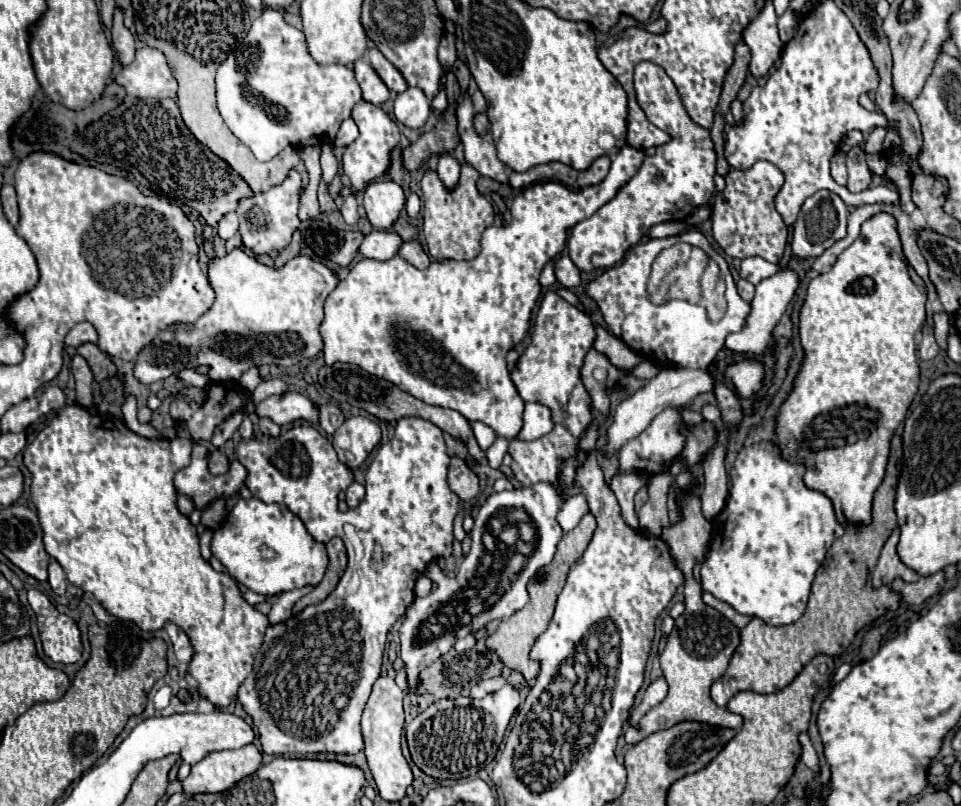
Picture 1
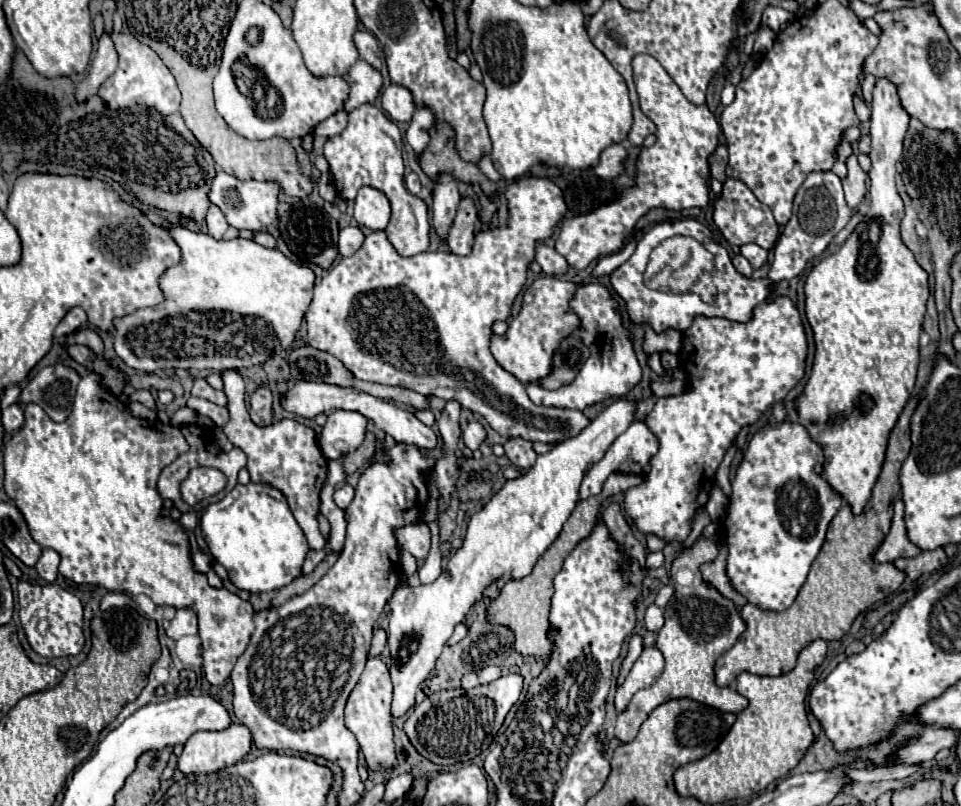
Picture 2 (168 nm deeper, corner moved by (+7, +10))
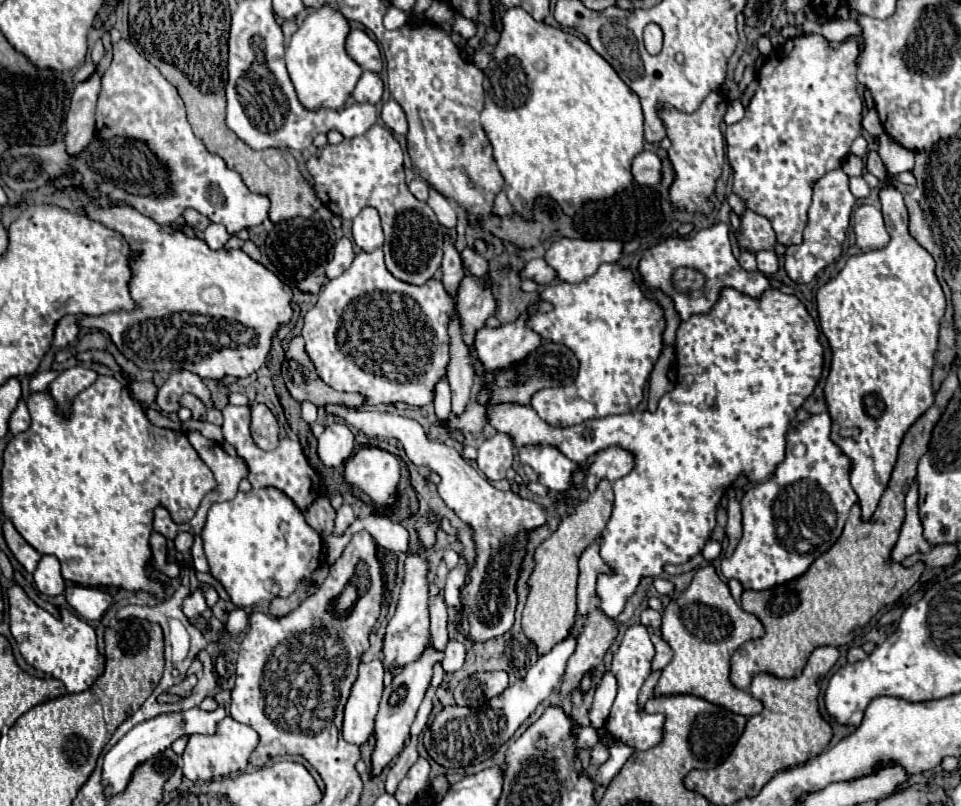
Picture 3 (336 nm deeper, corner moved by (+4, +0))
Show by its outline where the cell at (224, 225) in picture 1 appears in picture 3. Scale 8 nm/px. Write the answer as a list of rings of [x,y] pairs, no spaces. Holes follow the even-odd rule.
[[[212,223],[212,225],[204,231],[204,241],[208,243],[210,249],[222,249],[228,239],[230,239],[230,235],[228,235],[228,231],[226,231],[224,225]]]

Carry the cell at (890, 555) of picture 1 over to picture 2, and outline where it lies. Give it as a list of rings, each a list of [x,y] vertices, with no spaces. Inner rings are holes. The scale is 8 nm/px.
[[[897,499],[893,505],[893,523],[891,529],[885,537],[885,541],[881,543],[881,547],[875,553],[875,561],[877,563],[893,563],[899,557],[917,557],[921,553],[921,549],[917,549],[917,545],[913,545],[907,537],[905,537],[905,523],[903,523],[903,501]]]

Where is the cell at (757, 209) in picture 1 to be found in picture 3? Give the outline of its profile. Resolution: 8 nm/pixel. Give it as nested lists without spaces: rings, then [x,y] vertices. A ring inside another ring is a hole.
[[[748,209],[740,221],[742,221],[742,227],[740,231],[736,231],[736,237],[744,249],[754,253],[762,249],[774,249],[776,233],[772,231],[772,225],[768,223],[768,219]]]

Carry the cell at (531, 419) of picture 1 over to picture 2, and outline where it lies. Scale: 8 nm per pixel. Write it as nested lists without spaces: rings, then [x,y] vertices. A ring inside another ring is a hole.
[[[581,285],[575,293],[575,299],[569,303],[571,311],[581,317],[581,339],[591,345],[591,357],[577,373],[575,381],[563,385],[559,391],[547,391],[537,383],[529,383],[525,387],[529,399],[535,405],[543,407],[575,407],[585,409],[603,399],[619,399],[625,397],[641,379],[641,367],[627,339],[627,329],[621,325],[621,317],[617,315],[617,303],[613,301],[607,287],[601,285]]]

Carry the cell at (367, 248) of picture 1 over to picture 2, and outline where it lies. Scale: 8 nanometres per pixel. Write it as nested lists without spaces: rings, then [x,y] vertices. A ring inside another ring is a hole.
[[[343,227],[339,233],[339,243],[337,249],[343,257],[353,255],[355,251],[359,251],[365,243],[365,233],[361,227]]]

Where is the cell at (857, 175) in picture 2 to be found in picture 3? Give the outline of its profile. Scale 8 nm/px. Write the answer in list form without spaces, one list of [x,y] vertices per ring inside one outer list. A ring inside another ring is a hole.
[[[860,205],[852,213],[852,229],[856,233],[856,245],[860,251],[876,251],[888,245],[890,235],[884,225],[882,211],[874,205]]]

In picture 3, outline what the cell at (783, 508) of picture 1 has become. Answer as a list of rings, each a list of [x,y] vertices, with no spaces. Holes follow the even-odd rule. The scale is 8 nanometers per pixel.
[[[830,413],[812,415],[804,423],[798,423],[788,433],[788,451],[784,463],[776,467],[774,479],[768,483],[754,485],[740,501],[742,505],[742,529],[744,535],[732,557],[722,559],[722,575],[726,579],[738,579],[744,589],[762,591],[764,587],[774,587],[776,583],[786,583],[796,575],[802,575],[814,559],[828,551],[840,537],[850,507],[858,501],[850,485],[850,467],[852,461],[842,449],[830,439],[832,417]]]

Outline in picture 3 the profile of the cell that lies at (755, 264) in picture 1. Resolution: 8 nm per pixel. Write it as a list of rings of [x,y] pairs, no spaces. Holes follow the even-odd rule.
[[[758,251],[758,271],[766,273],[766,275],[774,275],[778,271],[778,257],[774,251]]]

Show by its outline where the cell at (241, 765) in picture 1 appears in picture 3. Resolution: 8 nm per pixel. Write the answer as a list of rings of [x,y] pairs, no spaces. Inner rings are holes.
[[[226,715],[216,725],[216,731],[212,735],[190,735],[188,737],[186,749],[182,753],[182,771],[192,781],[208,781],[214,777],[226,777],[226,775],[244,771],[248,765],[250,753],[258,745],[258,739],[260,737],[252,727],[242,725],[234,721],[230,715]]]

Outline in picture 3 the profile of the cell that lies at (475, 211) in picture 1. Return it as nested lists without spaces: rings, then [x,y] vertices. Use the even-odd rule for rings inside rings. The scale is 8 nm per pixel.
[[[466,247],[462,251],[462,263],[464,263],[466,271],[474,277],[484,277],[488,273],[488,261],[482,255],[476,255],[476,251],[470,247]]]

